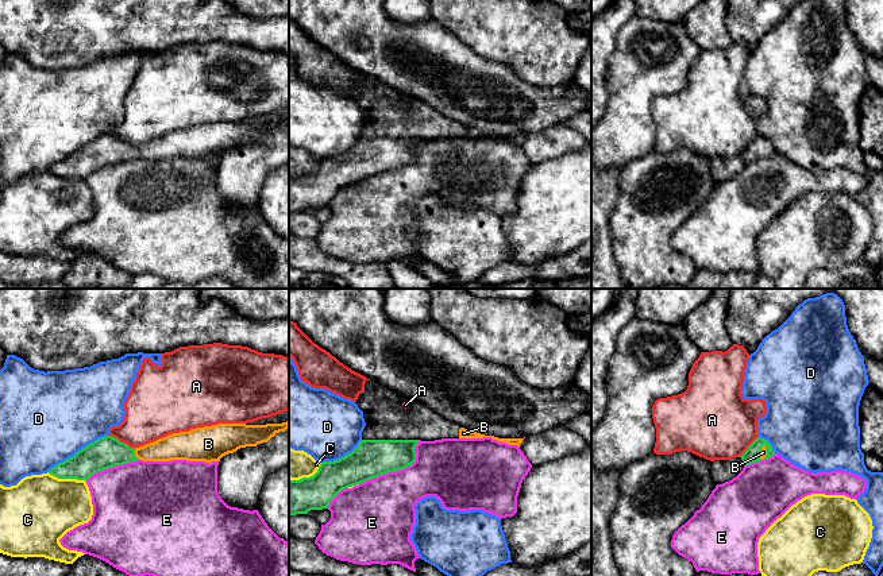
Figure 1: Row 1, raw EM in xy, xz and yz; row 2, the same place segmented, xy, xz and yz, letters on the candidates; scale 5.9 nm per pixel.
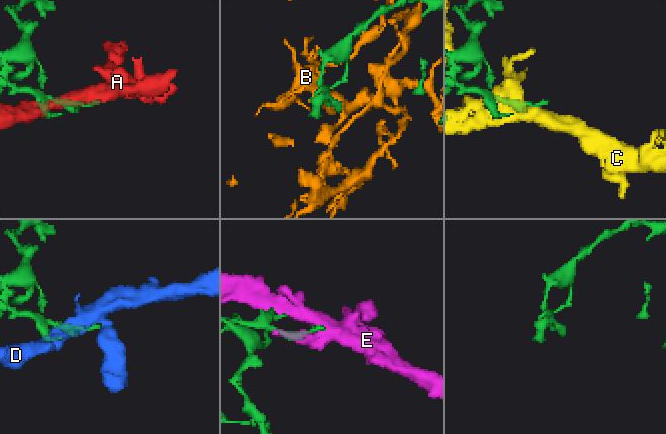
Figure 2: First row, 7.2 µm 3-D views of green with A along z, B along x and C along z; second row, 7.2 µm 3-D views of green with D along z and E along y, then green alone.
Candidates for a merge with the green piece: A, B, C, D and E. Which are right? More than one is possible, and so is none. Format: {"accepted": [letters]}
{"accepted": ["B"]}

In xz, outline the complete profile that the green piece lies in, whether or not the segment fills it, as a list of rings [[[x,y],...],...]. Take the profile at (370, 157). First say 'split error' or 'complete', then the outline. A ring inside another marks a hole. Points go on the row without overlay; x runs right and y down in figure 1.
split error | [[[366,78],[365,89],[359,92],[356,100],[358,105],[363,109],[363,116],[366,124],[362,129],[362,139],[359,143],[344,155],[340,155],[335,159],[324,159],[320,162],[317,170],[311,175],[302,175],[300,178],[290,178],[289,177],[289,213],[296,212],[308,212],[311,208],[323,208],[328,206],[329,201],[335,194],[348,185],[365,181],[370,177],[378,175],[387,170],[396,170],[412,163],[416,159],[416,143],[419,139],[435,139],[442,136],[483,136],[491,135],[500,140],[506,140],[509,143],[517,143],[523,140],[524,136],[498,136],[494,134],[485,134],[477,129],[470,129],[464,125],[460,125],[458,121],[452,121],[446,116],[440,115],[427,104],[410,98],[397,89],[386,86],[378,82],[374,78]]]

